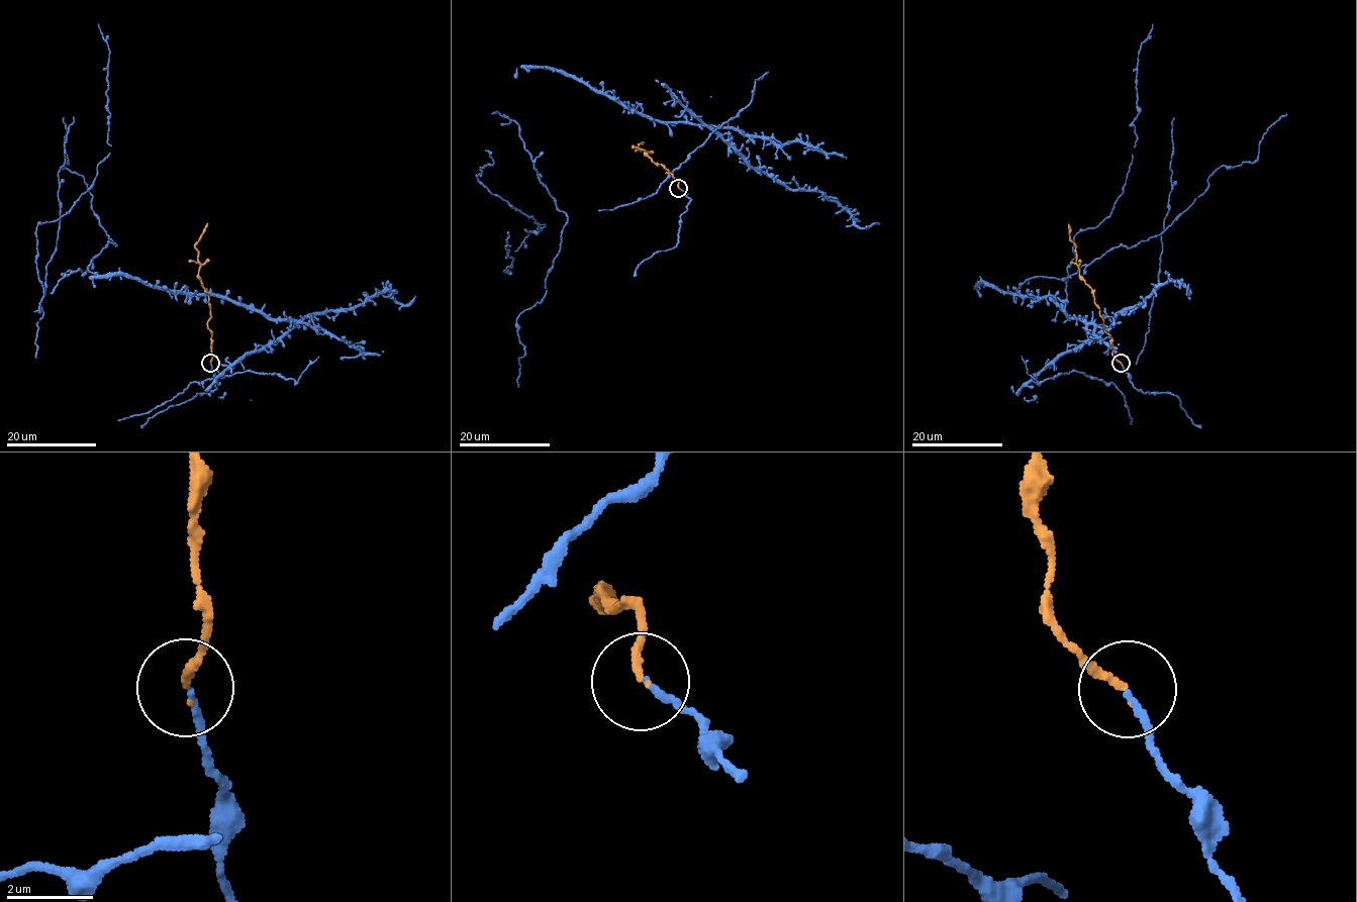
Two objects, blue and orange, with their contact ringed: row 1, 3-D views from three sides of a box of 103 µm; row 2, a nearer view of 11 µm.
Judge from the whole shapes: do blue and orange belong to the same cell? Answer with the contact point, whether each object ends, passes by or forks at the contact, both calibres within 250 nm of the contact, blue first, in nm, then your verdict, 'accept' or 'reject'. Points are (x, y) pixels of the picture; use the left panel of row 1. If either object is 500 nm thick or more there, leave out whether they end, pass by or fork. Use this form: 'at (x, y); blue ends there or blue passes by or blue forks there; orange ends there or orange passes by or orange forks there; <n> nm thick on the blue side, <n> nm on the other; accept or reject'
at (210, 363); blue ends there; orange ends there; 150 nm thick on the blue side, 180 nm on the other; accept

